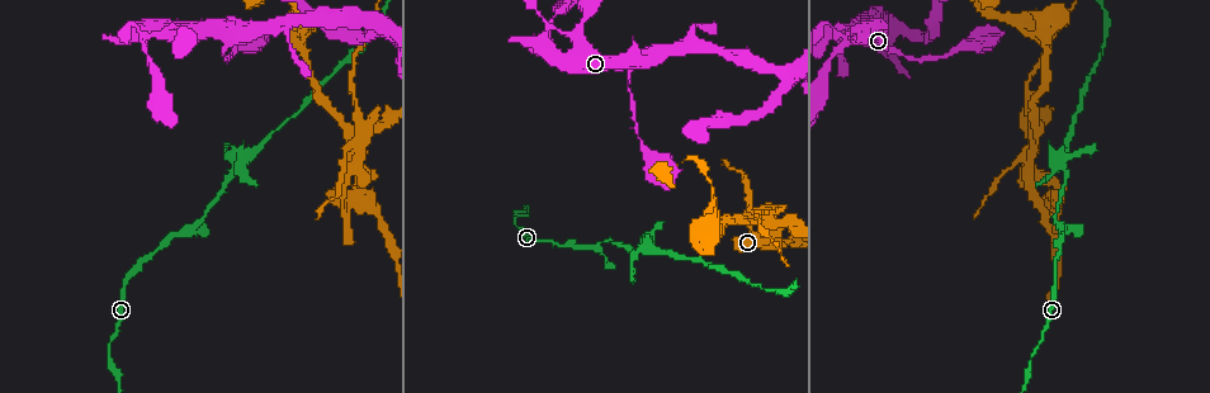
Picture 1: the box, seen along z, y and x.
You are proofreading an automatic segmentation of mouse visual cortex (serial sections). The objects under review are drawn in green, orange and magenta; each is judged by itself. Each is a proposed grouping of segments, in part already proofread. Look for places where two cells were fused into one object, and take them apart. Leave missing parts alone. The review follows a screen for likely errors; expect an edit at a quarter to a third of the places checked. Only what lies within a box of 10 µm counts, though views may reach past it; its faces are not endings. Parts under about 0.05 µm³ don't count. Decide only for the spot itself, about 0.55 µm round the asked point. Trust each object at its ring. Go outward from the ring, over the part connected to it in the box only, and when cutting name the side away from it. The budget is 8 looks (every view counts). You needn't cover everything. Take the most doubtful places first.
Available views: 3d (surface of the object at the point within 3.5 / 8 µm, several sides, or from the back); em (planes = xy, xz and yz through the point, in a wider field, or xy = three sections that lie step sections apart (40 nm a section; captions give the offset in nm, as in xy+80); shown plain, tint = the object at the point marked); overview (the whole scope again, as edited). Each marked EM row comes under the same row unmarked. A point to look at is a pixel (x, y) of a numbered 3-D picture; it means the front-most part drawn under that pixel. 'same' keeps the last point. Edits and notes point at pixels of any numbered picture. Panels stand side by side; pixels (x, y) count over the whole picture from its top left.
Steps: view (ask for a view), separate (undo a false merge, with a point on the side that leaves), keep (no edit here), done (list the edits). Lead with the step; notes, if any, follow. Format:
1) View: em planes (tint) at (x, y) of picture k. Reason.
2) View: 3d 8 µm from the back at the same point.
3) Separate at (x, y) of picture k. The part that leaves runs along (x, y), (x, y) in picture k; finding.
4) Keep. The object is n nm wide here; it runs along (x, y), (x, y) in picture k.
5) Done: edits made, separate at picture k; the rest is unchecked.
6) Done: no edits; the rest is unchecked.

View: 3d 3.5 µm at (845, 41) of picture 1. Branch point.

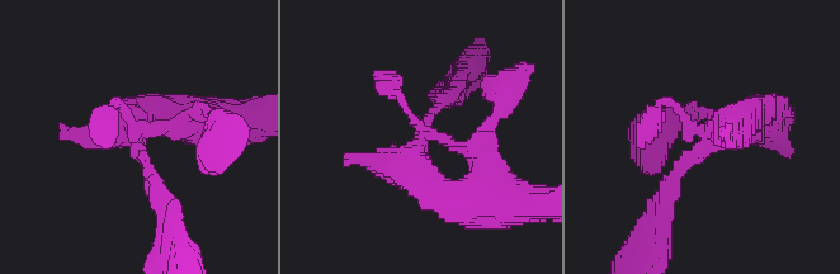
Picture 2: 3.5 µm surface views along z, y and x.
View: em xy step 3 (tint) at (709, 141) of picture 2.

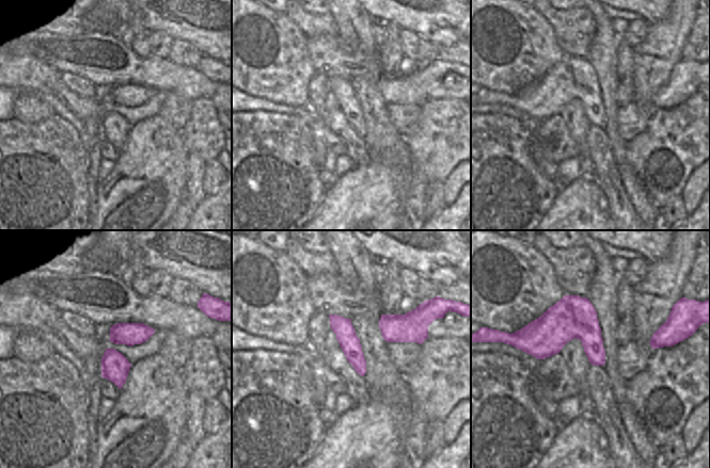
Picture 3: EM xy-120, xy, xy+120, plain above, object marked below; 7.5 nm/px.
View: em xy step 1 (tint) at the same point.

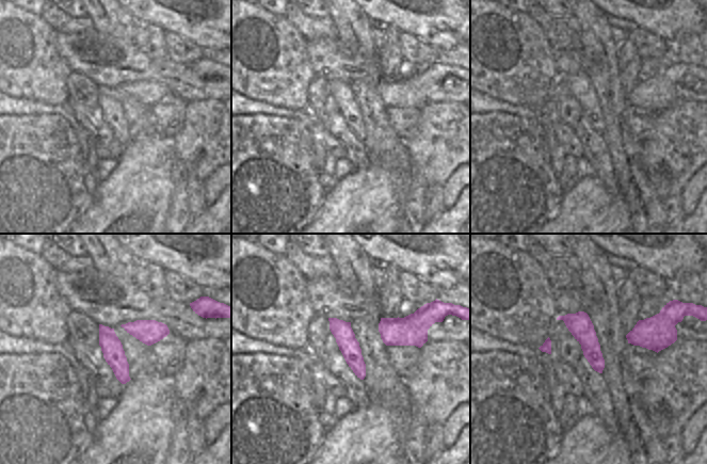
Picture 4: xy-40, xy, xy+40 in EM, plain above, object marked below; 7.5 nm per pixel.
Keep. It runs along (761, 110), (689, 154), (666, 201) in picture 2; all the same cell.

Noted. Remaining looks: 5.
View: 3d 8 µm at (234, 30) of picture 1. Two arms in line, one across.

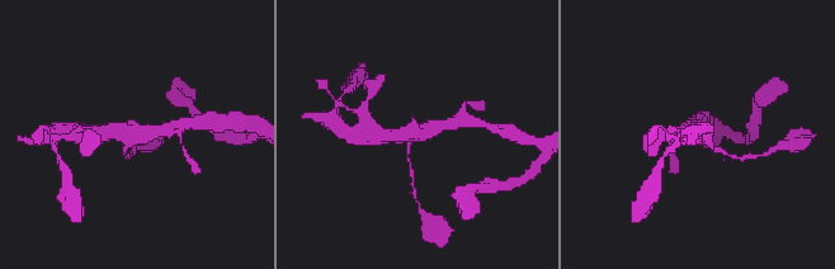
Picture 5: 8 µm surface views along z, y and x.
View: em xy step 1 (tint) at the same point. Shape alone is not enough.

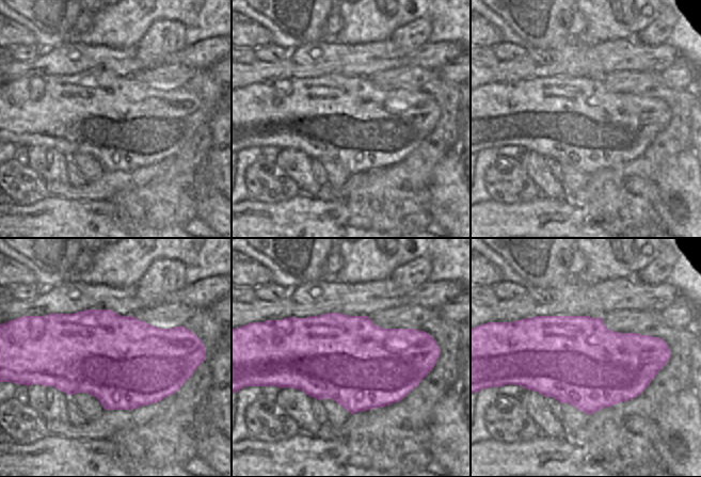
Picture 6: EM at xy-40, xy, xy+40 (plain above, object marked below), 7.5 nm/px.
Keep. It runs along (381, 136), (425, 132), (451, 123) in picture 5; one cell here.

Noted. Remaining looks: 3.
View: 3d 3.5 µm from the back at (1067, 171) of picture 1.

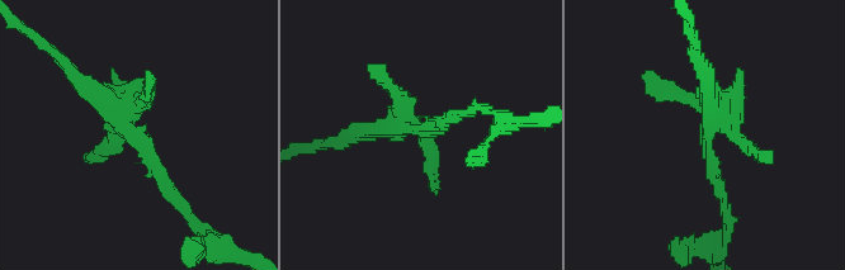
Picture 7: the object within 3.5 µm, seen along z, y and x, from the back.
View: em xy step 1 (tint) at (128, 129) of picture 7. Need the tissue.

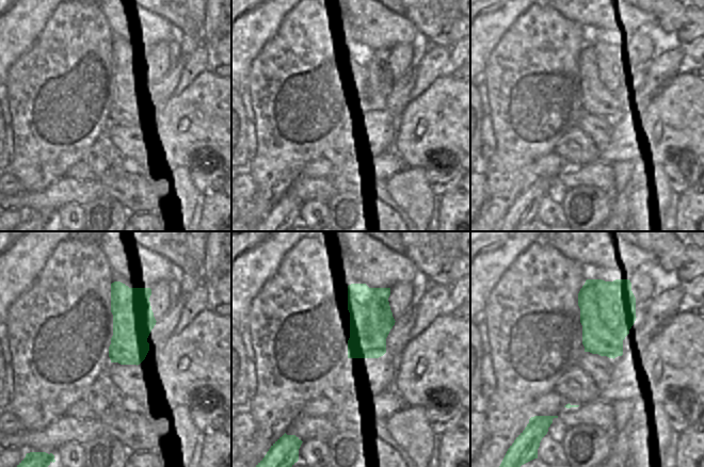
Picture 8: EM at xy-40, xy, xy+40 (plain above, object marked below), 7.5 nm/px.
Separate at (388, 85) of picture 7. A second cell is stuck on.

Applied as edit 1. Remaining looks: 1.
Done: edits made, separate at picture 7; the rest is unchecked.

